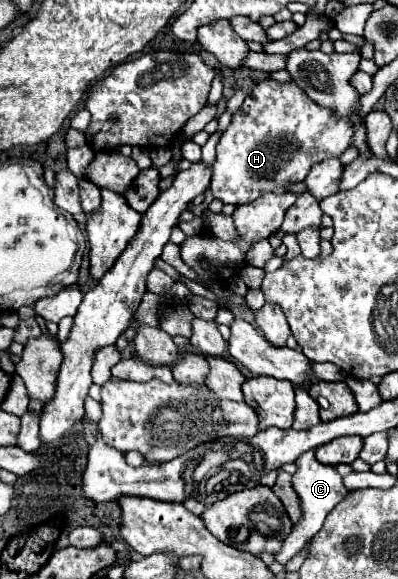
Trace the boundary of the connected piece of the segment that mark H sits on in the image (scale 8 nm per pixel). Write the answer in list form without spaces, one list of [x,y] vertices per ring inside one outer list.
[[[274,79],[260,81],[254,91],[244,99],[242,107],[232,115],[232,123],[222,133],[220,143],[216,145],[216,163],[212,165],[212,193],[224,203],[250,203],[262,193],[282,193],[288,183],[302,181],[314,163],[324,159],[340,157],[352,141],[352,127],[344,121],[344,127],[338,127],[338,119],[330,109],[316,105],[296,83],[278,83]]]

